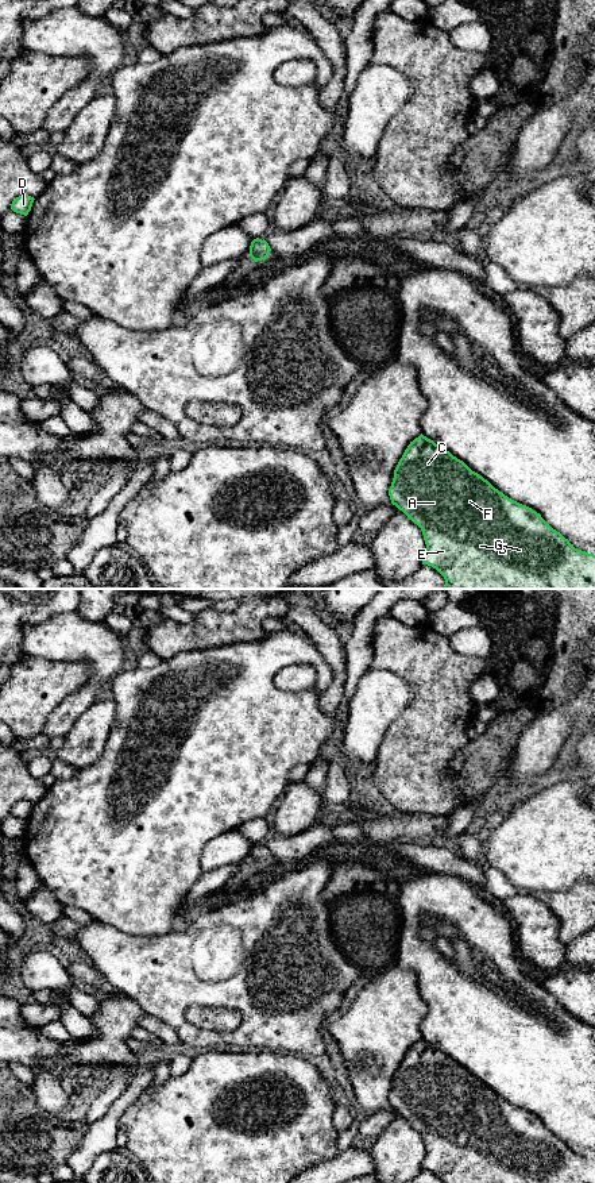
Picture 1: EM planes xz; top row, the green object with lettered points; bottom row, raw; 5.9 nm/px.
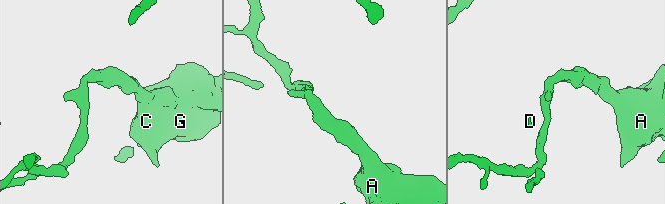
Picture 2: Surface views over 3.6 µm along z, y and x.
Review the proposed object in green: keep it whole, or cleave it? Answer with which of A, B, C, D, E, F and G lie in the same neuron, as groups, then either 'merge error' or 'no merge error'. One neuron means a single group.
A B C D E F G; no merge error

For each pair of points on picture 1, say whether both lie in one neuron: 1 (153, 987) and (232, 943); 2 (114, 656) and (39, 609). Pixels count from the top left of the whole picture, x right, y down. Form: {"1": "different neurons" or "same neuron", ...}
{"1": "same neuron", "2": "different neurons"}

